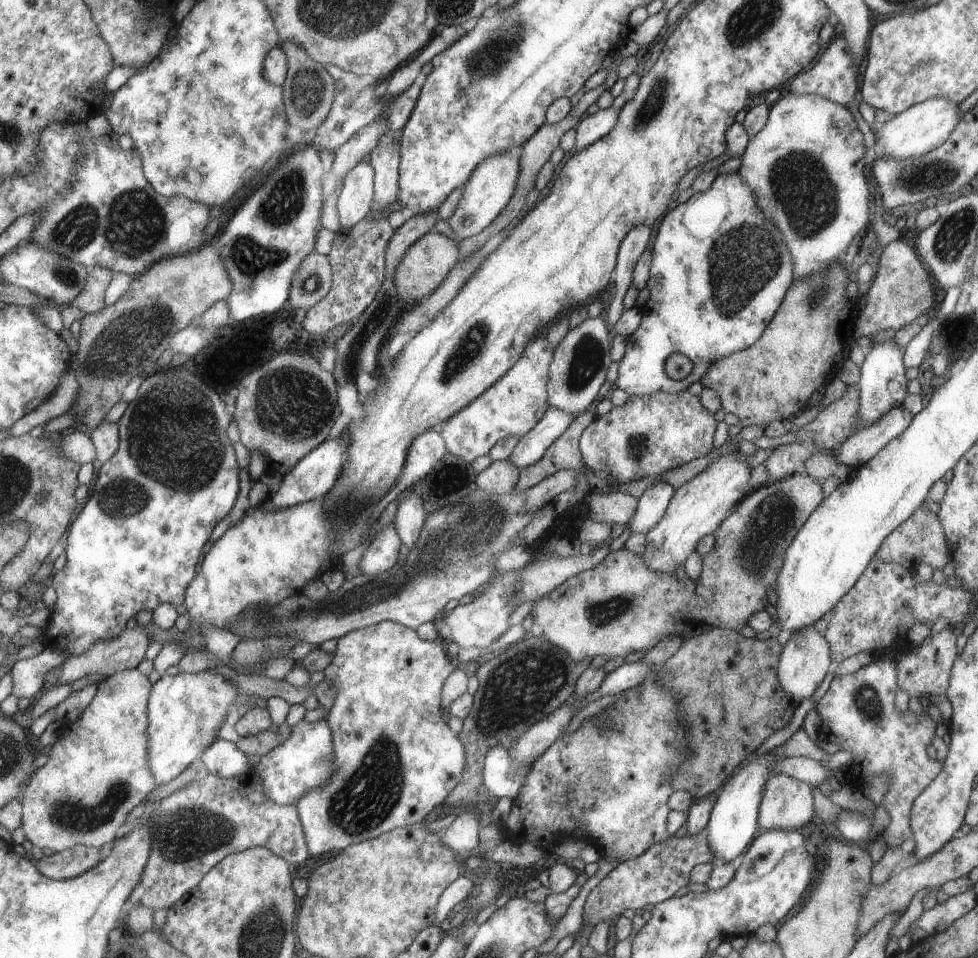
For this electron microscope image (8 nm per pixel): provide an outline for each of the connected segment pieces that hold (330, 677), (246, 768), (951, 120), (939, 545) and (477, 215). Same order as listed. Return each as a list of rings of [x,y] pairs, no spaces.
[[[383,621],[375,626],[358,629],[340,636],[334,658],[323,671],[326,680],[336,688],[336,700],[334,706],[330,708],[326,720],[332,731],[336,772],[330,776],[330,780],[324,786],[304,794],[295,804],[303,823],[303,831],[307,833],[308,852],[311,852],[312,856],[320,856],[333,850],[343,851],[353,844],[372,840],[395,828],[411,827],[416,822],[425,822],[424,818],[428,816],[428,812],[432,812],[436,806],[443,808],[444,800],[460,784],[467,766],[466,746],[458,734],[448,728],[448,724],[444,720],[446,710],[442,710],[442,687],[446,678],[454,672],[454,666],[450,664],[450,660],[446,658],[446,652],[438,644],[424,642],[423,637],[418,636],[418,633],[412,628],[406,628],[406,626],[392,621]]]
[[[216,739],[201,756],[200,765],[206,767],[212,775],[234,778],[244,772],[251,772],[252,766],[245,755],[231,741]]]
[[[934,98],[915,104],[908,110],[894,115],[892,120],[879,124],[875,136],[877,152],[879,155],[888,156],[890,160],[908,160],[908,158],[918,158],[928,154],[948,140],[952,130],[962,120],[959,107],[960,104],[952,104],[946,98]]]
[[[925,503],[887,536],[879,548],[878,557],[880,562],[899,564],[908,568],[910,572],[916,572],[920,564],[928,564],[933,570],[942,570],[948,562],[951,562],[951,550],[946,542],[944,529],[938,515],[930,511]]]
[[[508,150],[508,152],[484,159],[475,168],[474,174],[467,180],[467,183],[464,184],[458,206],[454,210],[454,214],[447,220],[452,232],[462,239],[472,238],[476,234],[480,234],[484,228],[490,227],[498,215],[508,206],[518,186],[518,160],[512,158],[512,151]]]

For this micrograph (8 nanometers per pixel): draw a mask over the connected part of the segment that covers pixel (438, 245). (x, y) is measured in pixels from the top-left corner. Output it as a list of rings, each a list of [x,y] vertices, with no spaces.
[[[428,232],[426,236],[421,236],[408,248],[406,256],[400,260],[396,274],[394,274],[394,284],[398,290],[398,296],[408,303],[415,303],[427,299],[444,282],[460,260],[460,248],[458,243],[452,238],[448,238],[437,232]]]

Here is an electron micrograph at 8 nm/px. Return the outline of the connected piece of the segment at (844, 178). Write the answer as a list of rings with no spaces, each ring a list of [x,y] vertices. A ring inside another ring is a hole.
[[[789,90],[783,91],[773,105],[764,128],[751,136],[737,172],[754,192],[766,220],[774,222],[782,232],[795,265],[795,280],[802,280],[843,258],[856,234],[870,224],[870,188],[864,176],[864,146],[858,124],[844,105],[826,100],[824,96],[796,94]]]

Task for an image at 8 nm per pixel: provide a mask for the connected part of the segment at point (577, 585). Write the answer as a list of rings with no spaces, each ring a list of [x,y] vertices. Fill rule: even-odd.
[[[796,473],[779,481],[770,481],[747,494],[736,512],[720,524],[715,531],[715,548],[711,554],[702,557],[702,571],[697,578],[688,577],[682,581],[676,574],[656,574],[648,568],[644,556],[624,546],[608,553],[594,568],[569,578],[552,592],[542,595],[530,610],[530,618],[542,630],[543,638],[564,650],[576,662],[594,656],[626,658],[628,654],[652,651],[656,644],[670,636],[685,640],[716,627],[739,633],[755,612],[767,610],[766,588],[770,584],[772,588],[776,586],[788,546],[823,500],[820,484],[808,474]]]

